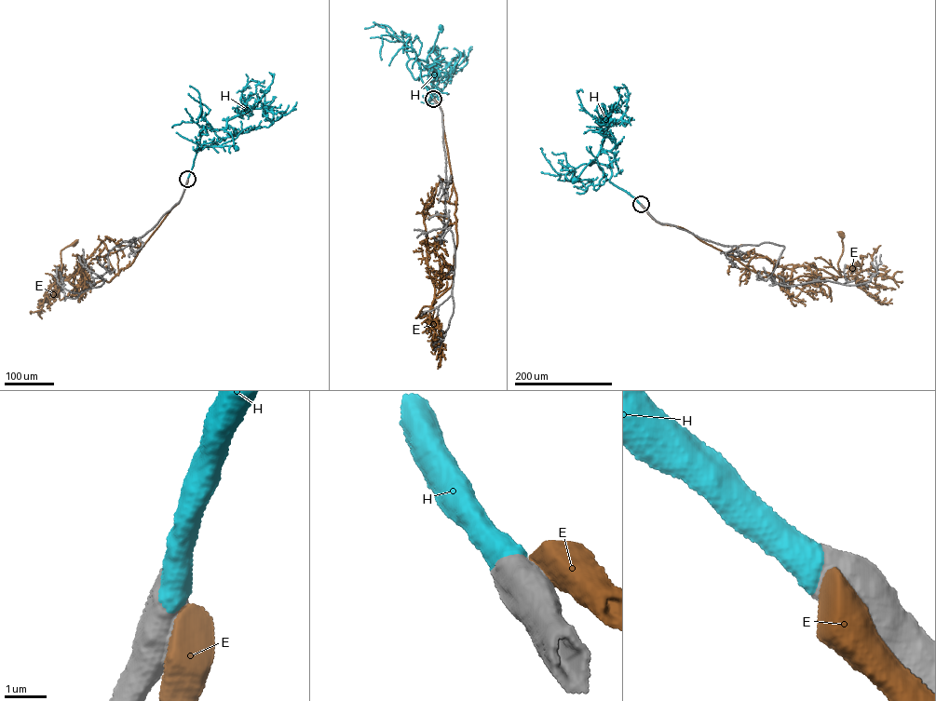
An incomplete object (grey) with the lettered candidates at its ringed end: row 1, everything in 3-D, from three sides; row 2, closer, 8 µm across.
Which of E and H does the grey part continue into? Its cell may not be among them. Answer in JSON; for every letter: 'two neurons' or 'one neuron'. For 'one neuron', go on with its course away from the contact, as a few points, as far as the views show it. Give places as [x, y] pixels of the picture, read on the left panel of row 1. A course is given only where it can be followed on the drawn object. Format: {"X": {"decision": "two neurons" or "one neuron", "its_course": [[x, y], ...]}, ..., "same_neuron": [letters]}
{"E": {"decision": "two neurons"}, "H": {"decision": "one neuron", "its_course": [[187, 179], [201, 146], [202, 126], [219, 129], [226, 128], [223, 131], [231, 135], [236, 147]]}, "same_neuron": ["H"]}

